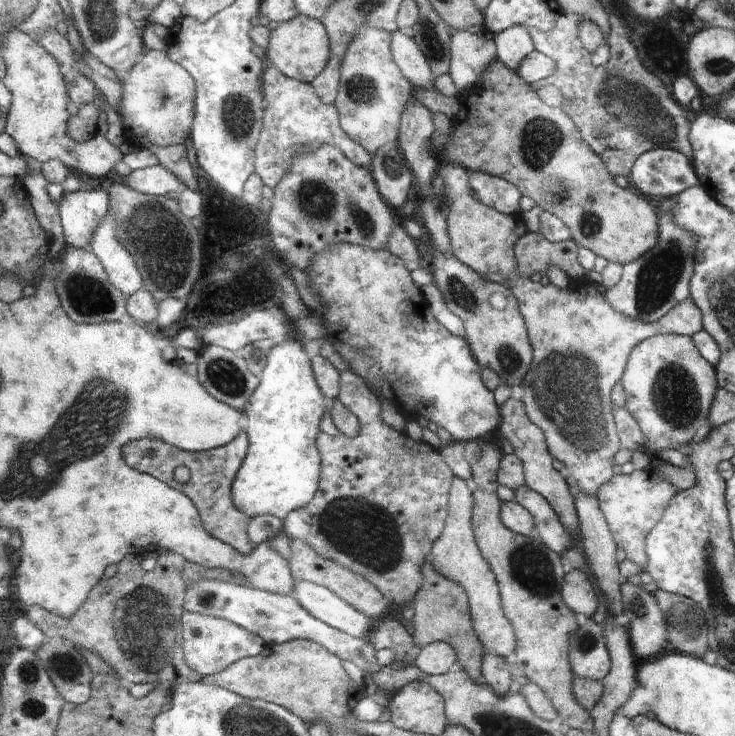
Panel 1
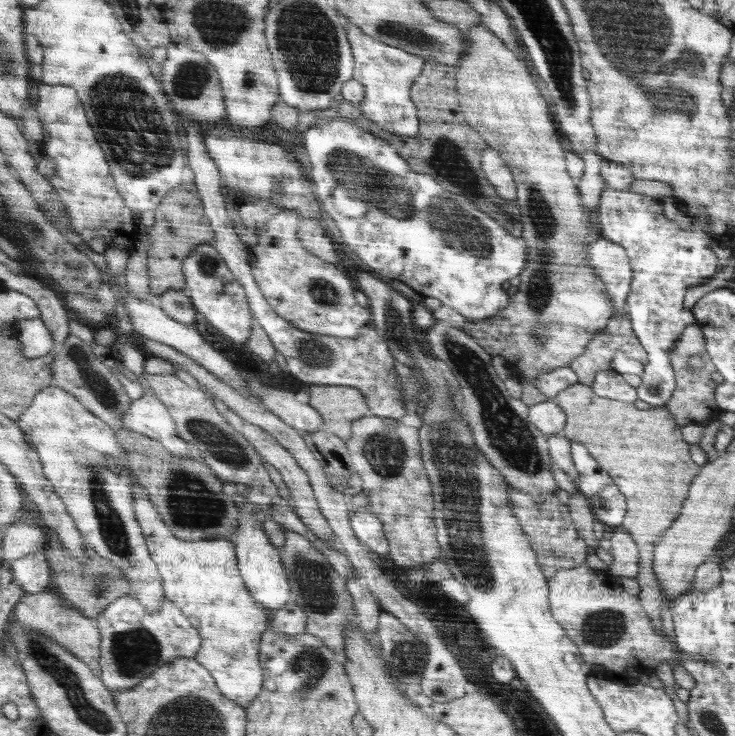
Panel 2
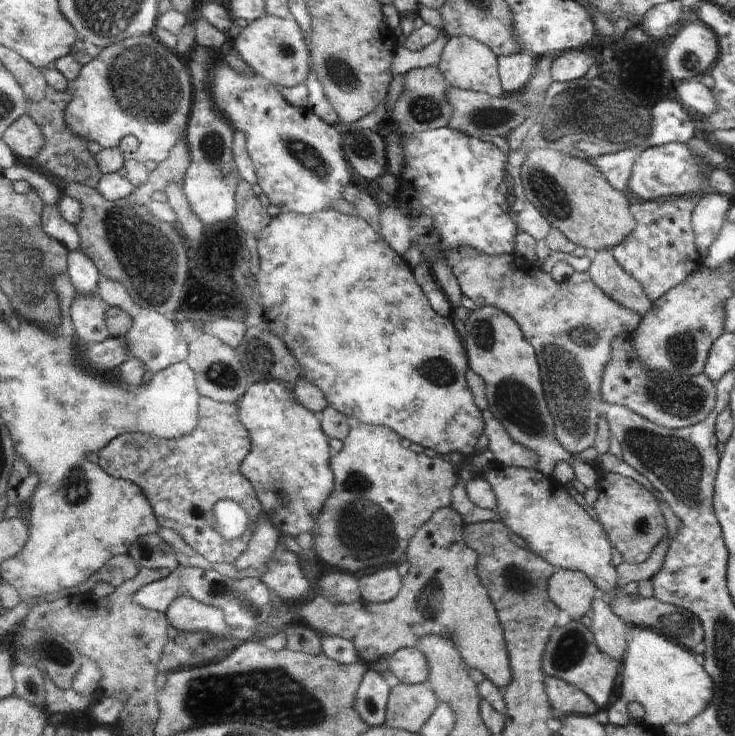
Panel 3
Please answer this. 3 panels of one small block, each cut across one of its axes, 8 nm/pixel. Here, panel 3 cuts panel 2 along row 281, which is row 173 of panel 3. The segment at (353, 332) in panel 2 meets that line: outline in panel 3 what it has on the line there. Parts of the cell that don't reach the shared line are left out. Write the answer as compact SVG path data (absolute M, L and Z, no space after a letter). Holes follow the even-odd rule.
M222 60L216 62L215 73L212 74L212 98L215 99L216 106L220 107L227 118L231 120L232 126L235 130L240 130L242 134L247 135L247 148L251 156L251 160L254 163L256 174L258 175L258 184L260 184L261 192L264 193L270 201L270 204L280 208L280 212L293 212L303 215L314 214L320 212L320 210L334 210L333 203L335 200L344 200L343 191L350 184L350 170L348 170L348 164L346 164L346 154L342 144L340 144L340 134L336 132L336 128L331 123L324 122L319 115L315 113L309 106L295 107L290 105L286 101L286 98L280 94L277 90L277 86L272 83L270 86L262 84L256 76L240 76L237 70L232 70L228 63L224 63Z

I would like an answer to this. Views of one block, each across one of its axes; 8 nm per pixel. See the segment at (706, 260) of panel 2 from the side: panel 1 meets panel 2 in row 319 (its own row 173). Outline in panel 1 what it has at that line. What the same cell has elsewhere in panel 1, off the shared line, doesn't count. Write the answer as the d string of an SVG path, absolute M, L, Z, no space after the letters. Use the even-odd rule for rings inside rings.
M673 149L650 150L635 163L630 179L635 189L649 197L676 198L689 187L702 186L689 162Z

